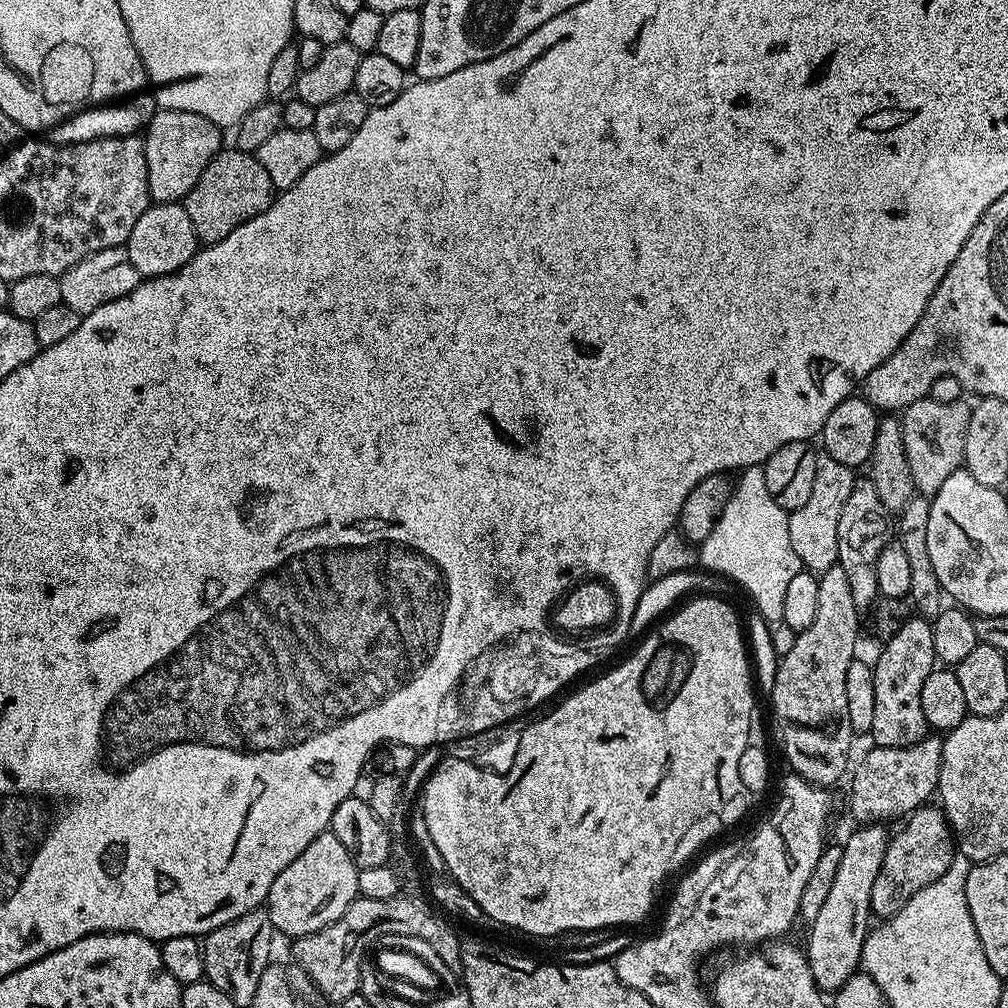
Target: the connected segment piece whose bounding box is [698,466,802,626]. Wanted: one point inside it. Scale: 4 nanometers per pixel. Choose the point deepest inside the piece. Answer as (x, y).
(750, 544)

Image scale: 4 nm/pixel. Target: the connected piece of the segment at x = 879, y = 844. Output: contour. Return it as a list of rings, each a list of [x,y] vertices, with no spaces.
[[[883,823],[866,824],[857,827],[857,832],[843,841],[842,863],[838,865],[834,882],[818,918],[807,925],[806,955],[810,962],[810,974],[814,974],[814,982],[825,994],[839,992],[840,987],[851,976],[857,975],[861,967],[864,939],[870,931],[870,890],[874,890],[874,878],[878,878],[878,870],[882,870],[882,858],[890,839],[890,832],[884,828],[887,827]]]

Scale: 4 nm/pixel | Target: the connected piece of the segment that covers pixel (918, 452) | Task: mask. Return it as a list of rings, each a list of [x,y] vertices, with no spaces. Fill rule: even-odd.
[[[925,398],[904,409],[899,417],[902,426],[902,443],[906,446],[906,462],[910,462],[910,475],[914,478],[917,493],[933,497],[937,490],[962,467],[966,450],[966,430],[972,417],[967,399],[938,402]]]

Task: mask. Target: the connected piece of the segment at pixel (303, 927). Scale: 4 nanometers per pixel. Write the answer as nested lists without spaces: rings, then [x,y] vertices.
[[[326,830],[278,878],[274,878],[274,886],[270,886],[270,894],[266,901],[266,911],[273,929],[284,936],[299,938],[306,934],[314,934],[322,930],[330,922],[342,918],[342,914],[358,896],[358,869],[350,858],[346,846],[334,838],[330,830]]]

